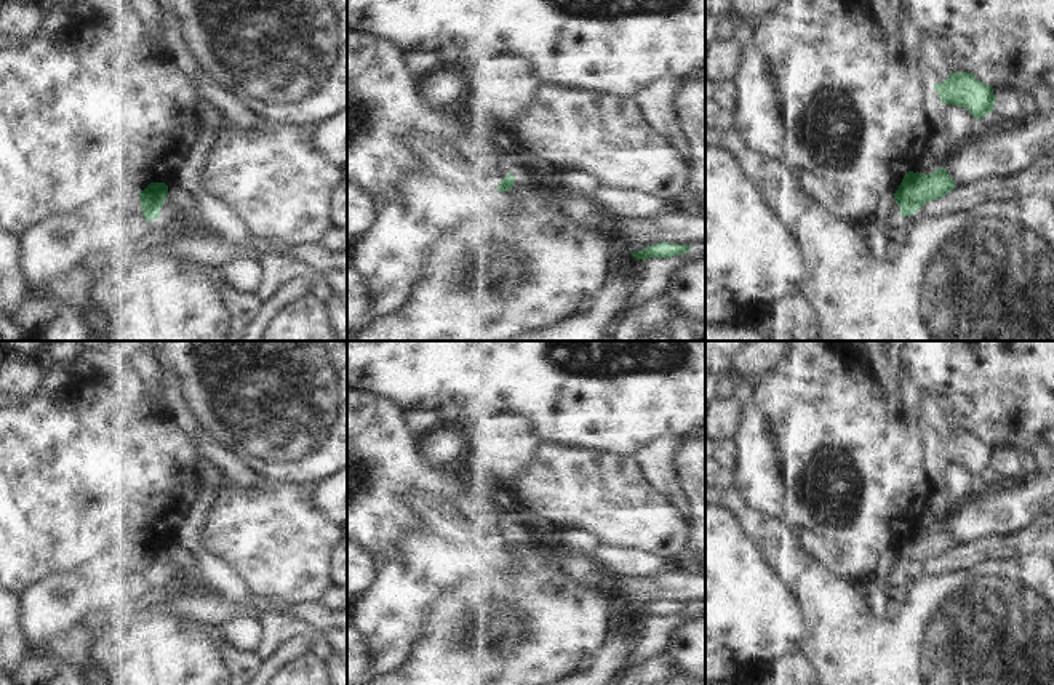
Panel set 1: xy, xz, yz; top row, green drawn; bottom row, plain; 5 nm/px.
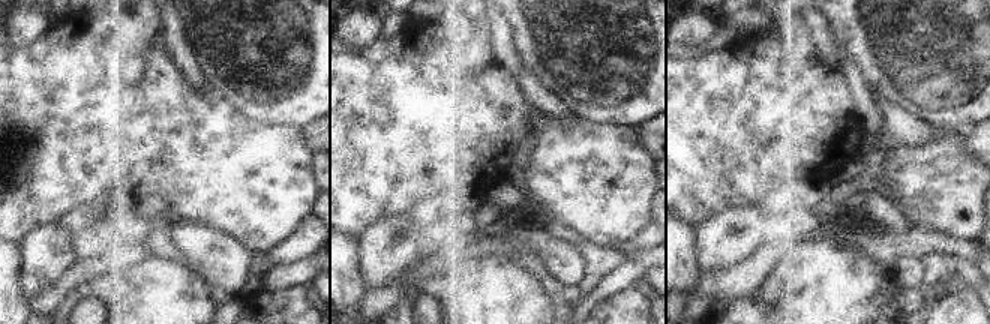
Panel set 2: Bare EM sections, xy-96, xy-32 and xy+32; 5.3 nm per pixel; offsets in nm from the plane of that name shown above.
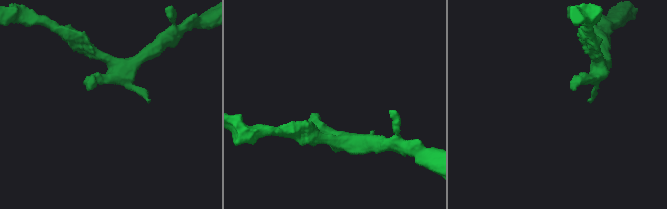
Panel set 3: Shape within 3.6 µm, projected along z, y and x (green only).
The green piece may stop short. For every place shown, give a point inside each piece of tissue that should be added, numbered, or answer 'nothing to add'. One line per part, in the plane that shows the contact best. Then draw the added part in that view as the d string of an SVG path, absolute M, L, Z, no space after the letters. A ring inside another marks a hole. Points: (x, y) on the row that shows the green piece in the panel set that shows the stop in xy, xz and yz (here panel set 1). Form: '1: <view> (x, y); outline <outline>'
1: xy (119, 212); outline M112 190L82 205L75 214L91 230L99 234L117 232L130 235L147 224L142 210L139 192L136 190Z

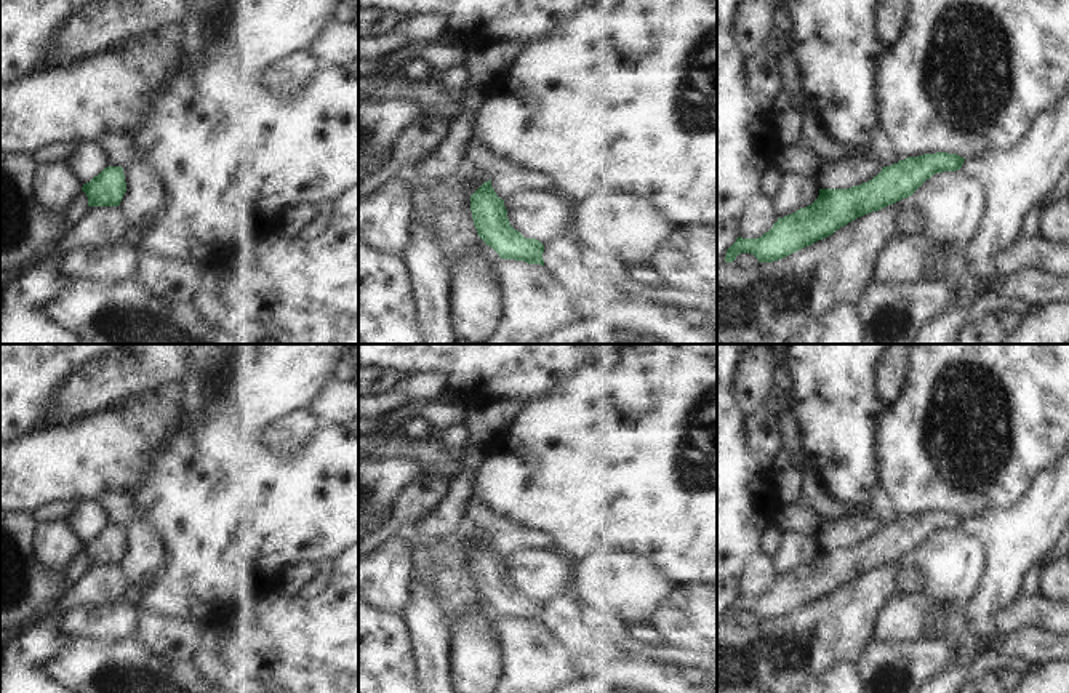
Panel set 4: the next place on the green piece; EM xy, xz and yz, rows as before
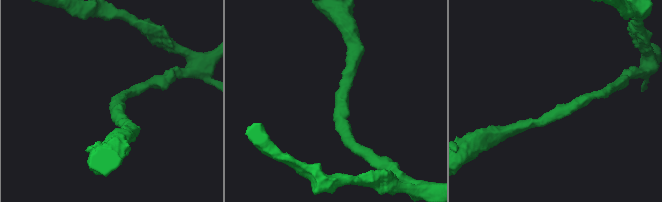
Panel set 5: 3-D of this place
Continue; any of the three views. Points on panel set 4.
nothing to add

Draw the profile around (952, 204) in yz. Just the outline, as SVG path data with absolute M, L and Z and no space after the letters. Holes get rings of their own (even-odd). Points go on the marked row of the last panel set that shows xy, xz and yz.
M963 170L943 171L927 179L911 197L925 222L925 235L936 246L965 251L986 206L983 184Z

